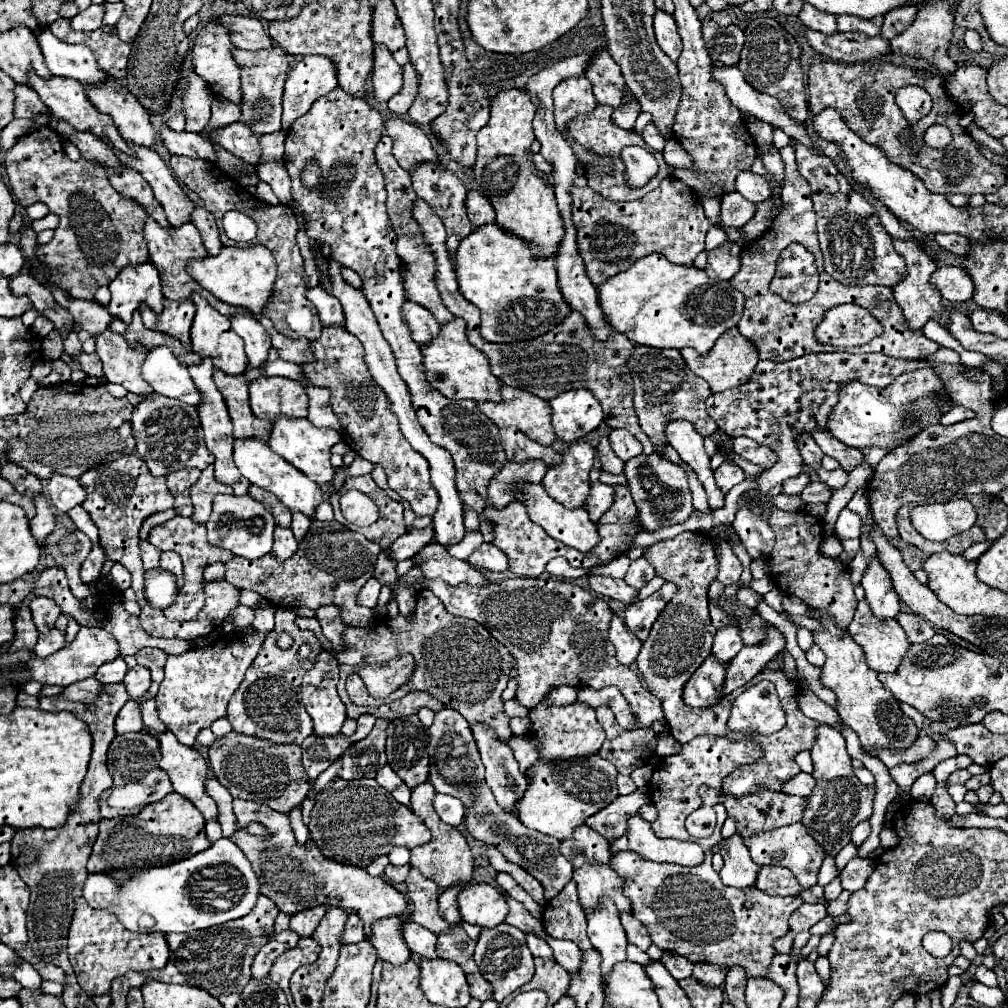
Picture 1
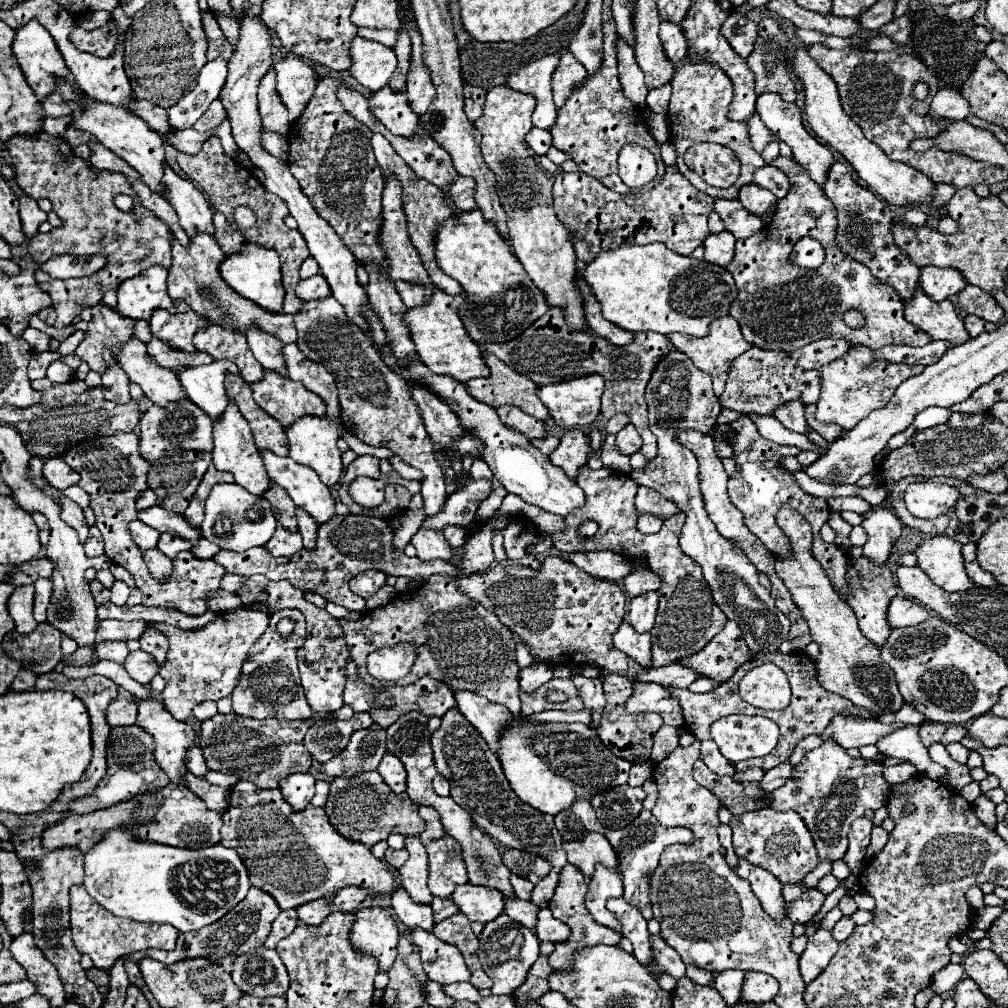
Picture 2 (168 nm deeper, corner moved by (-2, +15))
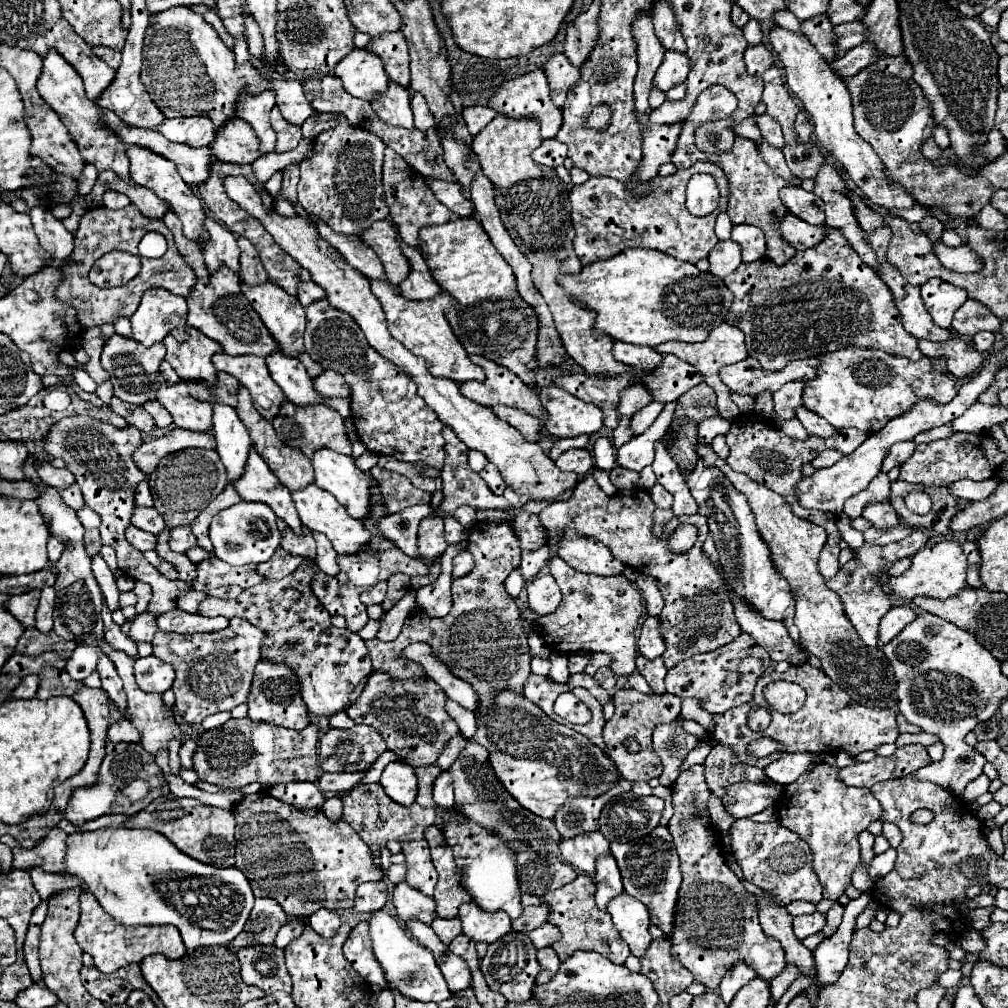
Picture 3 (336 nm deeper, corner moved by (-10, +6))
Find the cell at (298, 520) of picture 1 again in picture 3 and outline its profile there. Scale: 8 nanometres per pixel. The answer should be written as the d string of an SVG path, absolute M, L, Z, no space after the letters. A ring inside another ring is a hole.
M312 533L312 537L316 539L318 545L318 555L316 555L316 565L330 577L338 575L338 563L336 563L336 553L334 547L330 545L330 541L326 541L326 537L322 537L322 533Z

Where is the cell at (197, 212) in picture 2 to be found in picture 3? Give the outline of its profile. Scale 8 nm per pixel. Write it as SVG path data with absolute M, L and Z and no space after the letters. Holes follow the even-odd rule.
M206 219L206 231L210 235L210 241L202 243L202 253L206 259L206 269L208 273L216 273L222 265L238 273L238 257L240 249L236 243L234 233L230 233L226 227L216 223L214 219Z

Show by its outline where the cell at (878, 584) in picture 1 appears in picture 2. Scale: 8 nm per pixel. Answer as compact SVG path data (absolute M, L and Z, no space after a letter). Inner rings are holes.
M874 506L872 512L864 516L862 528L868 534L868 542L862 546L864 556L876 566L888 564L890 550L902 532L902 524L896 514L886 506Z

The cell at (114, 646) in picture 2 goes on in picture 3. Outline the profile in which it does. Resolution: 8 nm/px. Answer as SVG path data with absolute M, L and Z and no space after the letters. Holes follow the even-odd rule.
M104 603L104 607L102 607L102 621L104 621L104 639L110 643L110 647L114 647L114 649L120 649L120 651L128 653L130 657L138 657L136 643L134 643L134 641L130 641L130 637L126 637L126 635L120 631L120 625L116 625L116 623L112 621L112 615L110 615L110 609L106 607L106 603Z

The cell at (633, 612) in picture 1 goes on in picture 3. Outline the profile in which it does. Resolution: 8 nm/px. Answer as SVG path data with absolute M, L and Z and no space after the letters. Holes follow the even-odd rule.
M650 615L646 617L642 631L640 631L640 639L638 639L638 651L646 659L658 659L666 651L666 645L660 635L660 619L658 617L650 617Z

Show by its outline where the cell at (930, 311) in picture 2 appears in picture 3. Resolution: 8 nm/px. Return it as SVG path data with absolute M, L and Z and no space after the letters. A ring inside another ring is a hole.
M954 335L946 343L932 343L932 341L922 339L918 341L918 349L928 359L946 357L948 373L960 381L974 375L982 367L982 361L984 361L984 355L978 353L974 347L970 347L970 343L962 341L958 335Z

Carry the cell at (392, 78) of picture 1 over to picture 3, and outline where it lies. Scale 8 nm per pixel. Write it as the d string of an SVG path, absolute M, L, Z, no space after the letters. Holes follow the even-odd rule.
M354 49L348 53L336 65L334 75L342 79L348 93L367 101L382 95L388 87L388 75L380 57L364 49Z

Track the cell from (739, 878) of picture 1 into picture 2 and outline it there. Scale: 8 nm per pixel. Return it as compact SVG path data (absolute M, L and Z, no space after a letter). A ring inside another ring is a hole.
M738 858L738 866L734 868L734 872L740 878L750 882L752 892L762 902L762 908L780 922L784 918L784 914L782 914L784 902L782 902L782 892L780 892L782 884L778 884L778 880L774 880L774 874L770 874L764 868L758 868L742 858Z

